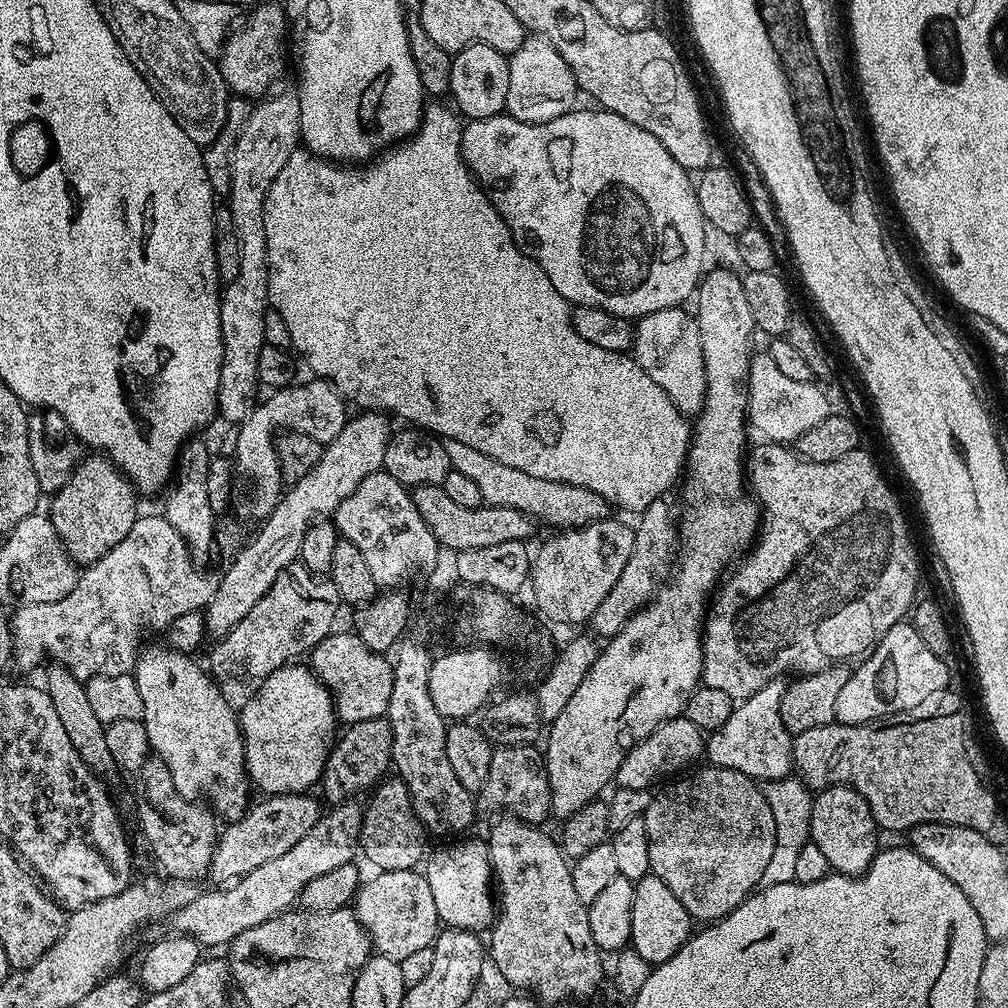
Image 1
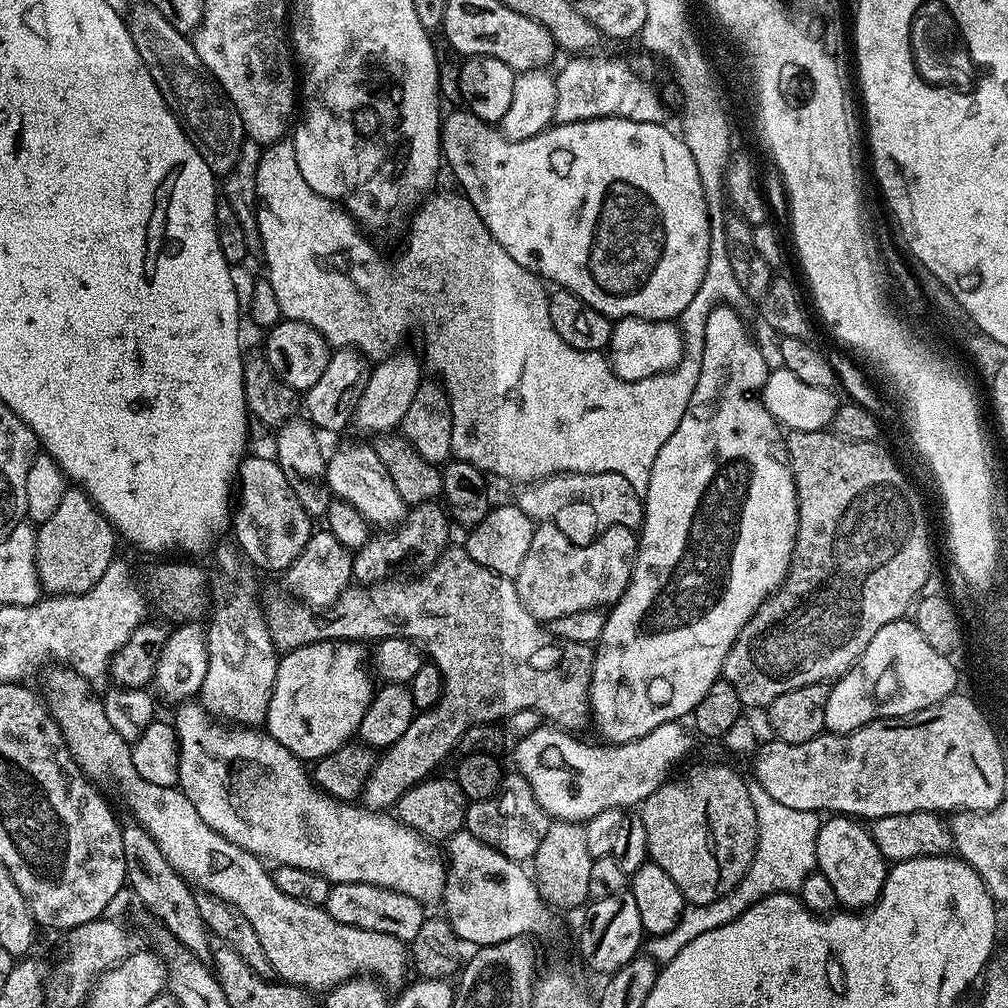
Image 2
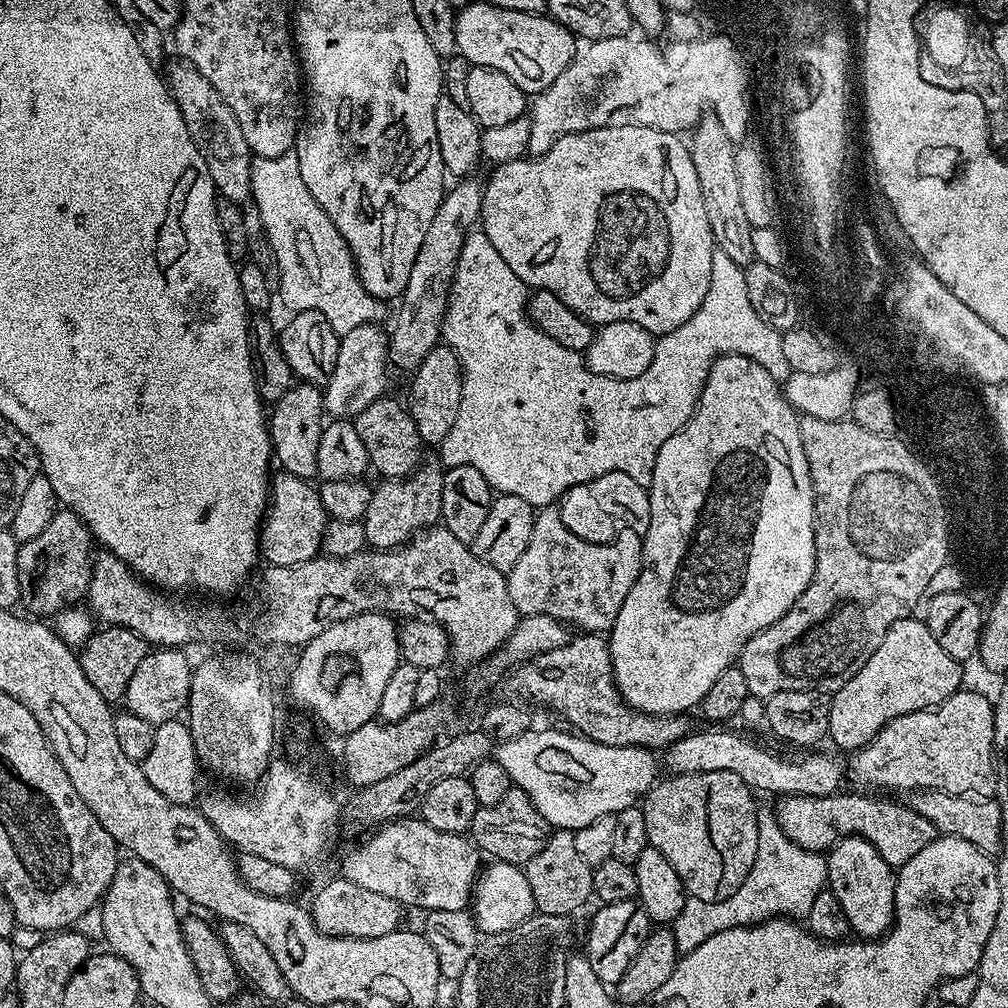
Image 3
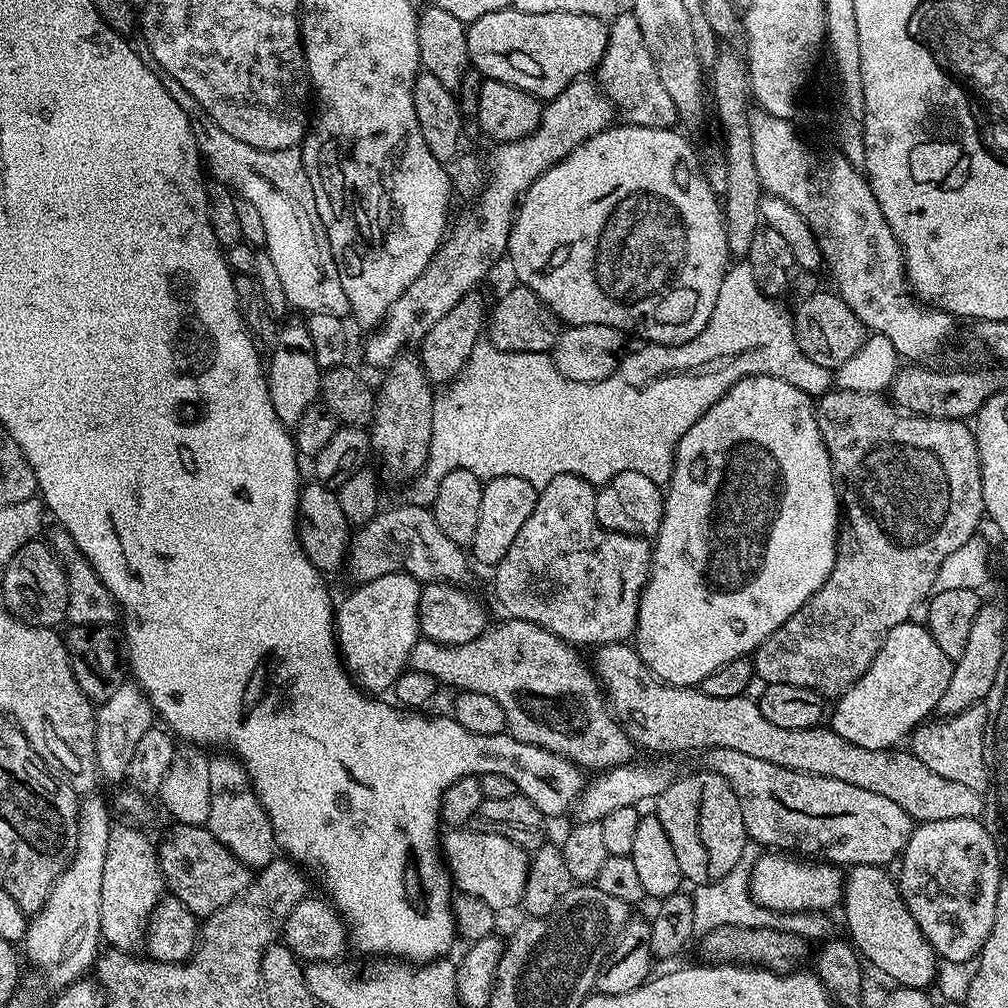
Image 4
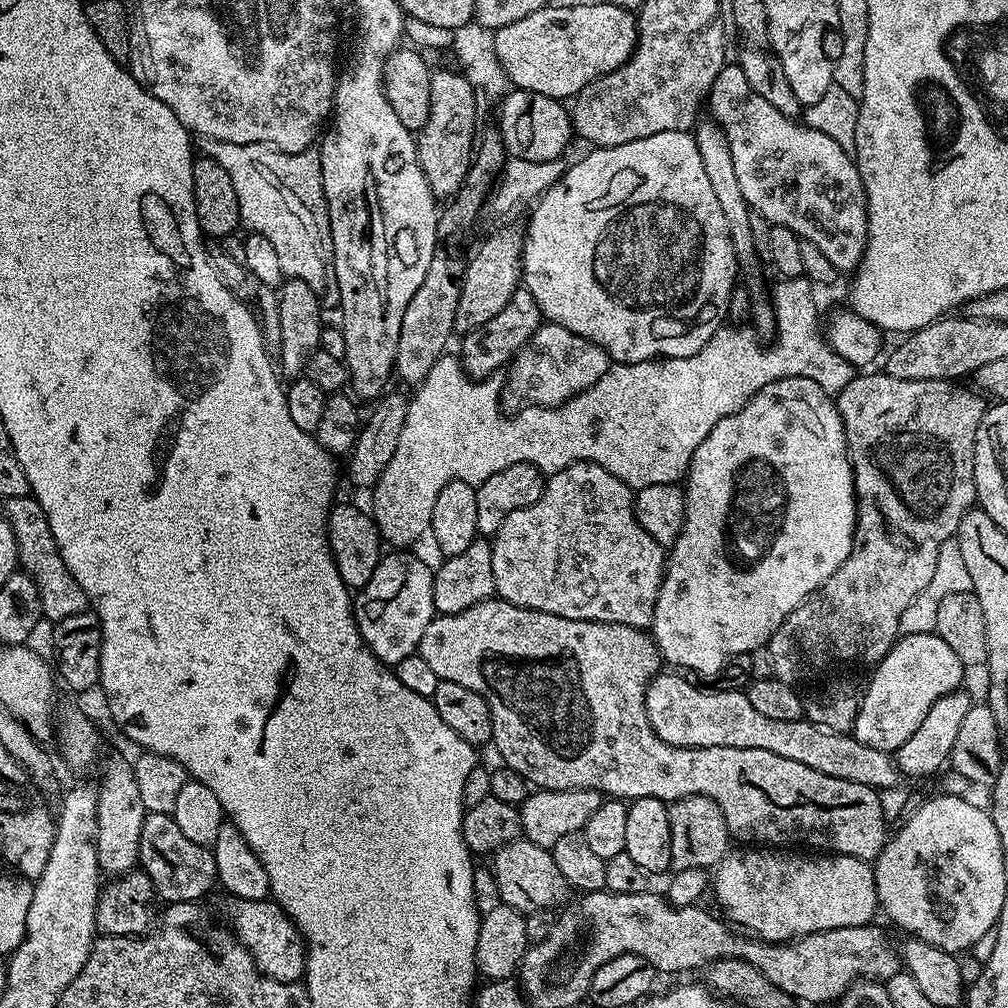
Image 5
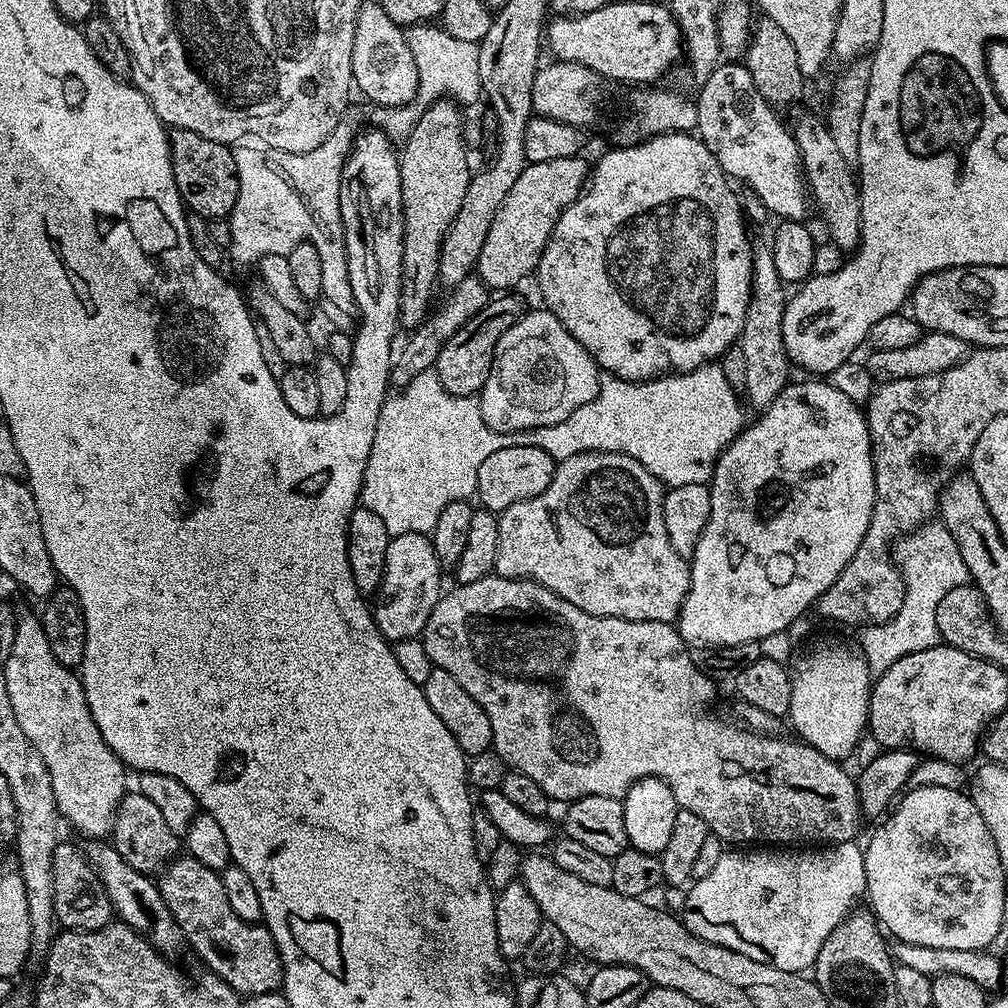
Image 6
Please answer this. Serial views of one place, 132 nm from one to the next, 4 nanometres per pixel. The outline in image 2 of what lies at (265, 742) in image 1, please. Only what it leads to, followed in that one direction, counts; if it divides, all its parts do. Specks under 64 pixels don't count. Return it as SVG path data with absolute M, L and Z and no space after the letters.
M318 640L314 644L285 651L279 657L266 731L278 742L282 742L282 746L286 746L286 750L293 752L301 762L321 760L344 747L359 733L360 723L374 695L373 677L366 667L364 648L363 643L351 640Z

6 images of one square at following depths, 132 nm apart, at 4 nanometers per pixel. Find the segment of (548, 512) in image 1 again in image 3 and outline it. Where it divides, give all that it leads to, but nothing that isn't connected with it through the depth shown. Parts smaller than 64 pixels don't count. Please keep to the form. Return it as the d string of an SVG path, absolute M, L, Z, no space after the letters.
M607 472L585 484L567 488L558 501L558 507L566 530L591 544L611 544L624 533L644 534L650 526L647 487L634 482L630 474L621 472Z

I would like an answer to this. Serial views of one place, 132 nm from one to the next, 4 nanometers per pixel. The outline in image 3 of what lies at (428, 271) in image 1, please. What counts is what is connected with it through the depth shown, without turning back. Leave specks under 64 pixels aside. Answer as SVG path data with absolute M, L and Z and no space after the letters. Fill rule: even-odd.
M291 153L255 161L250 196L274 250L280 275L278 300L292 308L288 310L293 313L318 310L318 314L326 314L326 322L341 334L354 330L354 326L383 321L385 301L374 298L362 286L352 263L352 252L326 210L306 190ZM483 230L469 232L456 263L456 278L452 281L451 292L448 293L448 308L444 312L442 325L443 343L451 348L452 353L458 358L460 372L464 375L458 418L454 418L454 426L450 426L450 434L446 434L442 445L443 467L450 469L454 466L474 466L474 470L478 470L482 473L482 478L486 478L493 493L522 498L534 510L555 505L567 488L585 484L607 472L630 474L630 478L634 478L634 482L645 486L651 484L654 462L658 458L658 450L662 450L662 442L666 442L666 438L670 438L670 434L677 432L690 419L692 411L696 408L696 403L704 393L704 383L710 374L712 364L715 360L719 360L722 354L750 358L754 362L758 362L760 367L766 369L769 376L773 376L778 382L787 380L793 373L790 362L786 360L786 353L782 350L782 332L765 321L758 310L751 305L744 281L744 271L745 269L734 262L729 255L719 250L716 251L710 262L710 290L706 290L706 298L702 298L702 306L698 306L698 310L694 310L694 314L690 314L690 318L682 326L678 326L678 330L665 332L656 340L654 358L650 362L650 366L646 366L646 370L642 370L642 374L638 374L638 378L615 380L609 376L593 376L581 353L554 342L554 338L542 334L534 327L528 318L530 295L528 285L522 282L522 278L518 278L518 274L514 274L514 270L510 270L510 266L506 266L506 262L502 262L502 254L498 254L498 250L494 250L494 242L490 242L490 238L486 238Z

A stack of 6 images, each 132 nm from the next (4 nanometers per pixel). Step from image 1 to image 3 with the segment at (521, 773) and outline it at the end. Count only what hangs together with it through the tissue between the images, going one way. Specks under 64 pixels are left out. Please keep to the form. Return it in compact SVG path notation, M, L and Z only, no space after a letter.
M513 786L502 802L494 806L480 808L474 814L474 822L470 829L470 839L485 857L493 861L523 866L546 846L550 835L550 826L542 814L530 802L530 798L521 788Z

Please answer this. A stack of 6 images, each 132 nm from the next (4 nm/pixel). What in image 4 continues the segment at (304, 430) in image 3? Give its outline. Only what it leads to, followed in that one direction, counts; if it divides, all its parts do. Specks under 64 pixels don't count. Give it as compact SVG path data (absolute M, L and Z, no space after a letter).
M307 323L283 325L279 329L279 335L274 343L276 353L272 361L267 361L266 375L270 400L274 406L274 412L285 426L295 426L317 403L322 392L322 370L314 358L314 346L310 340Z

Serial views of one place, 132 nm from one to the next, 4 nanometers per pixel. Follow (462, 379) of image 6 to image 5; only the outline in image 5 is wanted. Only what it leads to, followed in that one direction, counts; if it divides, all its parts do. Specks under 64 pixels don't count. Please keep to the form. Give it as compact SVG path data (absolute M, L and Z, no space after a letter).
M521 286L516 289L516 293L490 318L490 322L482 322L473 332L467 333L460 344L459 363L465 372L473 378L483 378L499 373L505 366L511 365L515 356L526 346L528 339L539 330L542 323L540 307L538 302L534 302L534 294L530 294L528 289Z

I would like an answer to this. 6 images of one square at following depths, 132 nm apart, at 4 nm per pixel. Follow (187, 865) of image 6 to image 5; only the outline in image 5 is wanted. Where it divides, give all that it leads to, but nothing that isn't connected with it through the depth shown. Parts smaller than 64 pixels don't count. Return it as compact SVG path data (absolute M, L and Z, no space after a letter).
M228 896L227 927L240 945L254 958L254 966L261 977L278 982L297 982L304 974L304 939L294 922L275 900L269 898L250 902L237 896Z

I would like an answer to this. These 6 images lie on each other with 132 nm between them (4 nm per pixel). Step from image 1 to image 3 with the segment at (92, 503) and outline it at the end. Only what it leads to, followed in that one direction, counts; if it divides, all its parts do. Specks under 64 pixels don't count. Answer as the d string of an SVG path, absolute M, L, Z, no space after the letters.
M59 509L46 530L37 537L23 541L17 547L21 605L38 618L52 618L67 608L75 607L88 593L92 573L91 555L94 541L88 527L68 509Z

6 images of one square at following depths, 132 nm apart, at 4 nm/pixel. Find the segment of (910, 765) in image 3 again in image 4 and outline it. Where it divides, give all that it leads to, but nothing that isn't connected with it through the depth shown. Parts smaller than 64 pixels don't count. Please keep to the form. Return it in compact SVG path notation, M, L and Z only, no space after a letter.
M983 703L970 706L959 712L957 716L940 718L933 722L925 722L912 733L910 751L934 774L942 774L942 778L950 778L950 782L962 782L962 786L970 786L970 790L980 792L987 789L990 779L988 764L984 761L984 731L988 725L988 710Z

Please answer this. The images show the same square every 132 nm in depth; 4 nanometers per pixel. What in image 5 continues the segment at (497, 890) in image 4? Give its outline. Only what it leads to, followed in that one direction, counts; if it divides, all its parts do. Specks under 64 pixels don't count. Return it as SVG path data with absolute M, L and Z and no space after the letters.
M521 838L499 848L491 860L490 867L498 882L498 894L502 904L527 913L530 908L528 900L533 909L552 910L555 909L555 904L563 905L569 899L570 889L549 849L534 846L534 842Z

